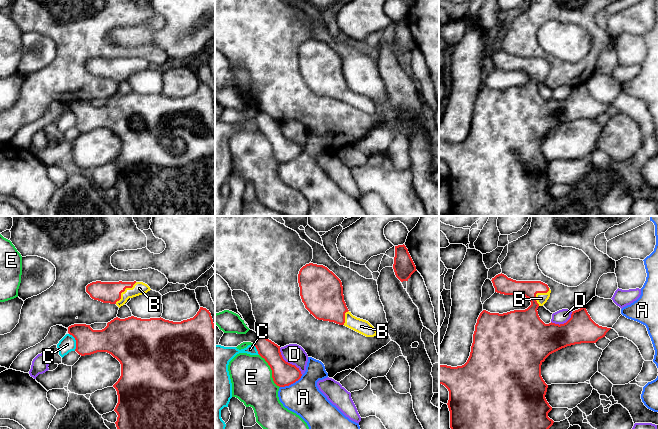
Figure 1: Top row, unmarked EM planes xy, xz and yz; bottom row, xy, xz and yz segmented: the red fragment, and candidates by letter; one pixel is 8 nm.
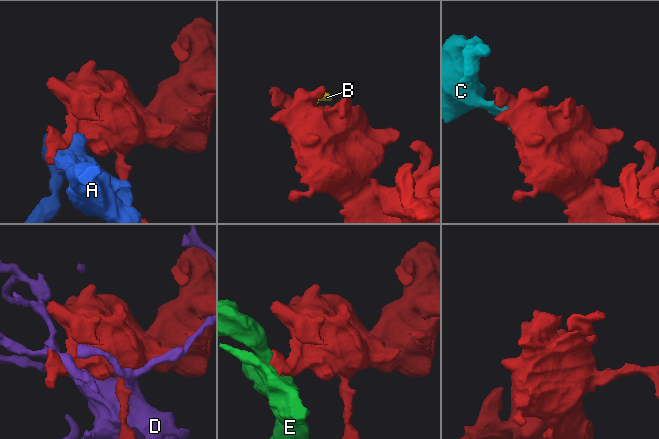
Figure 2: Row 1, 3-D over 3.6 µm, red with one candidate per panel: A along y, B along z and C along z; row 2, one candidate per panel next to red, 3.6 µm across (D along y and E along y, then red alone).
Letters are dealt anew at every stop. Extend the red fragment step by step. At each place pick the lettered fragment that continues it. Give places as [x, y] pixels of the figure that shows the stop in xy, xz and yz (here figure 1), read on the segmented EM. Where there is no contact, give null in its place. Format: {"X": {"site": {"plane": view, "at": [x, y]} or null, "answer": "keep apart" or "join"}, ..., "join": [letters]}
{"A": {"site": {"plane": "xz", "at": [291, 383]}, "answer": "keep apart"}, "B": {"site": {"plane": "xy", "at": [123, 291]}, "answer": "join"}, "C": {"site": {"plane": "xy", "at": [76, 342]}, "answer": "keep apart"}, "D": {"site": {"plane": "xz", "at": [287, 362]}, "answer": "keep apart"}, "E": {"site": {"plane": "xz", "at": [272, 371]}, "answer": "keep apart"}, "join": ["B"]}

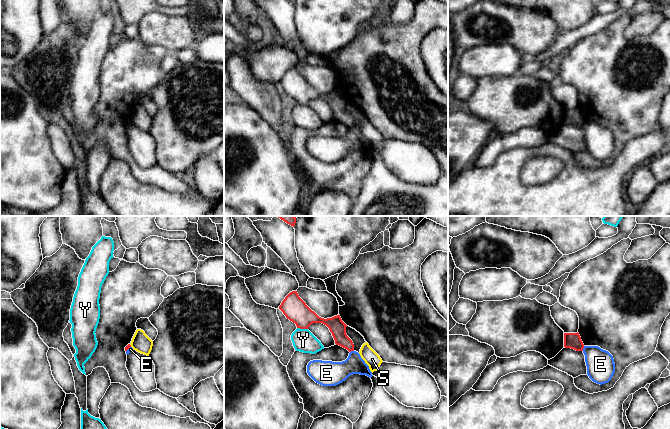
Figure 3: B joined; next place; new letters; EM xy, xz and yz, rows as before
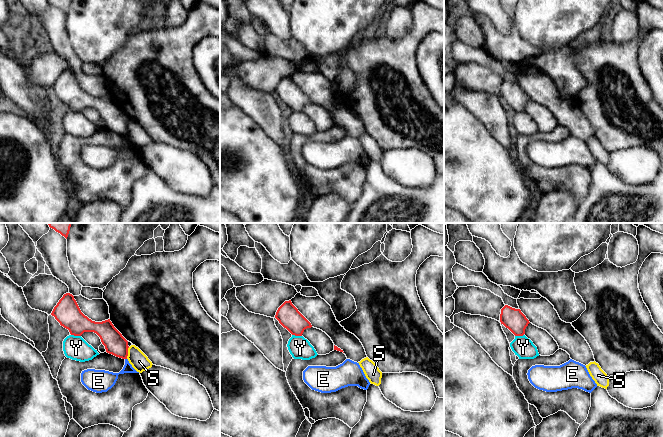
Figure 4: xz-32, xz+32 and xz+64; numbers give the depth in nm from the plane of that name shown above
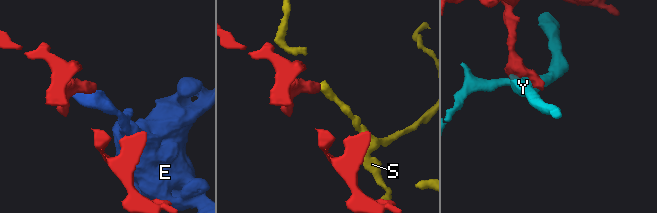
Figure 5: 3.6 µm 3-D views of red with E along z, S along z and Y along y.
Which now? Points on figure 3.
{"E": {"site": {"plane": "yz", "at": [583, 347]}, "answer": "keep apart"}, "S": {"site": {"plane": "xy", "at": [130, 345]}, "answer": "keep apart"}, "Y": {"site": {"plane": "xz", "at": [302, 328]}, "answer": "keep apart"}, "join": []}

